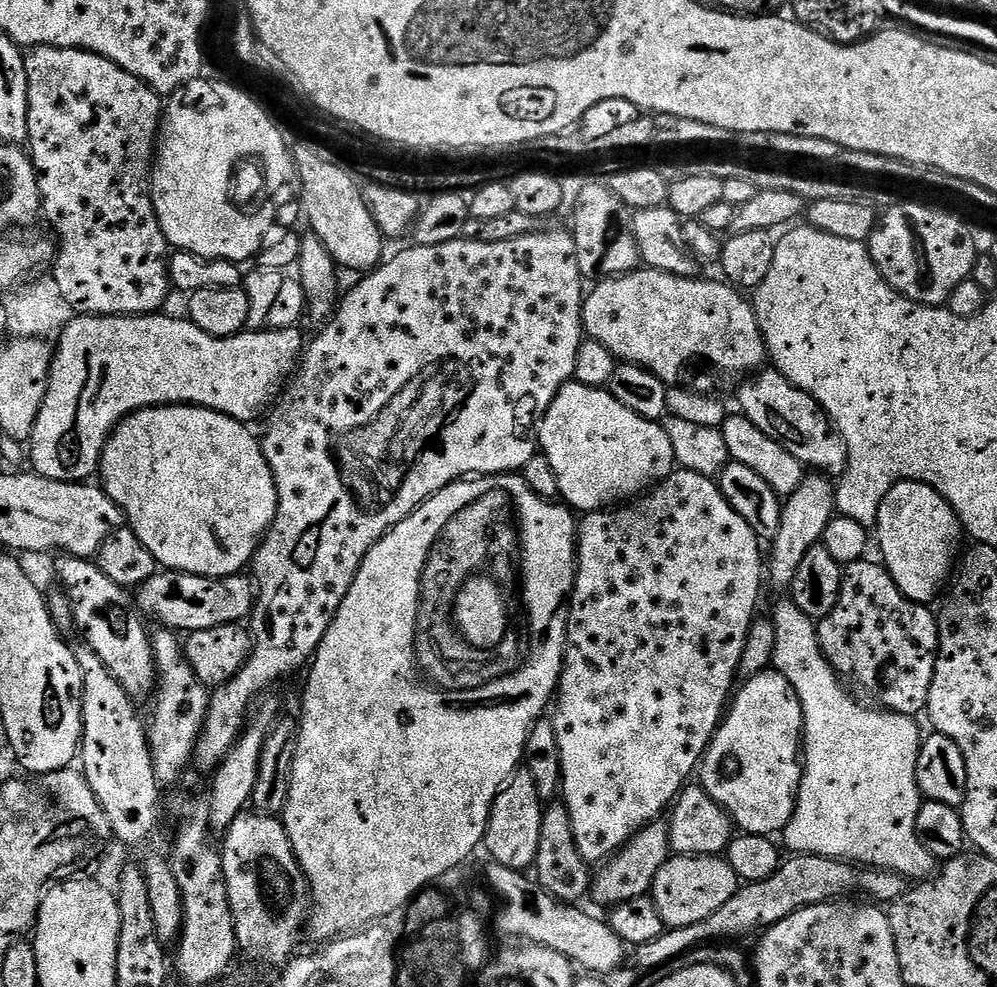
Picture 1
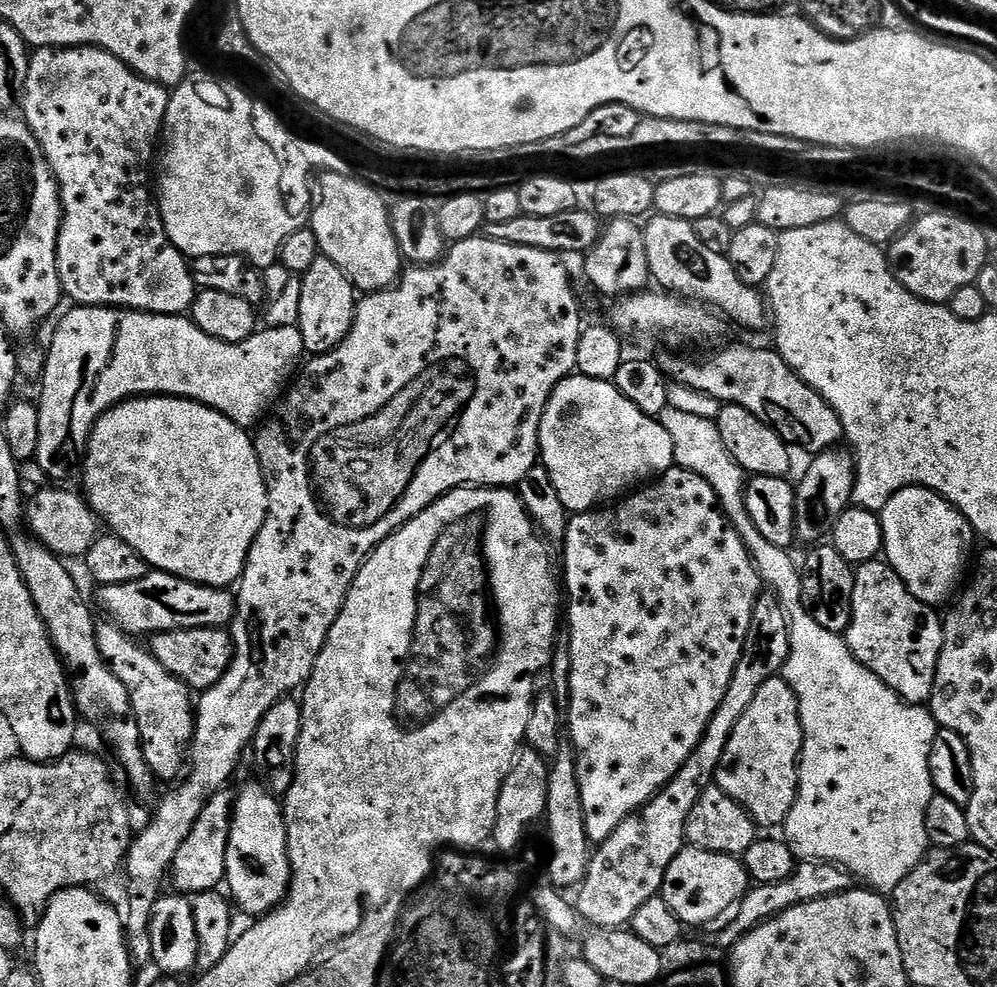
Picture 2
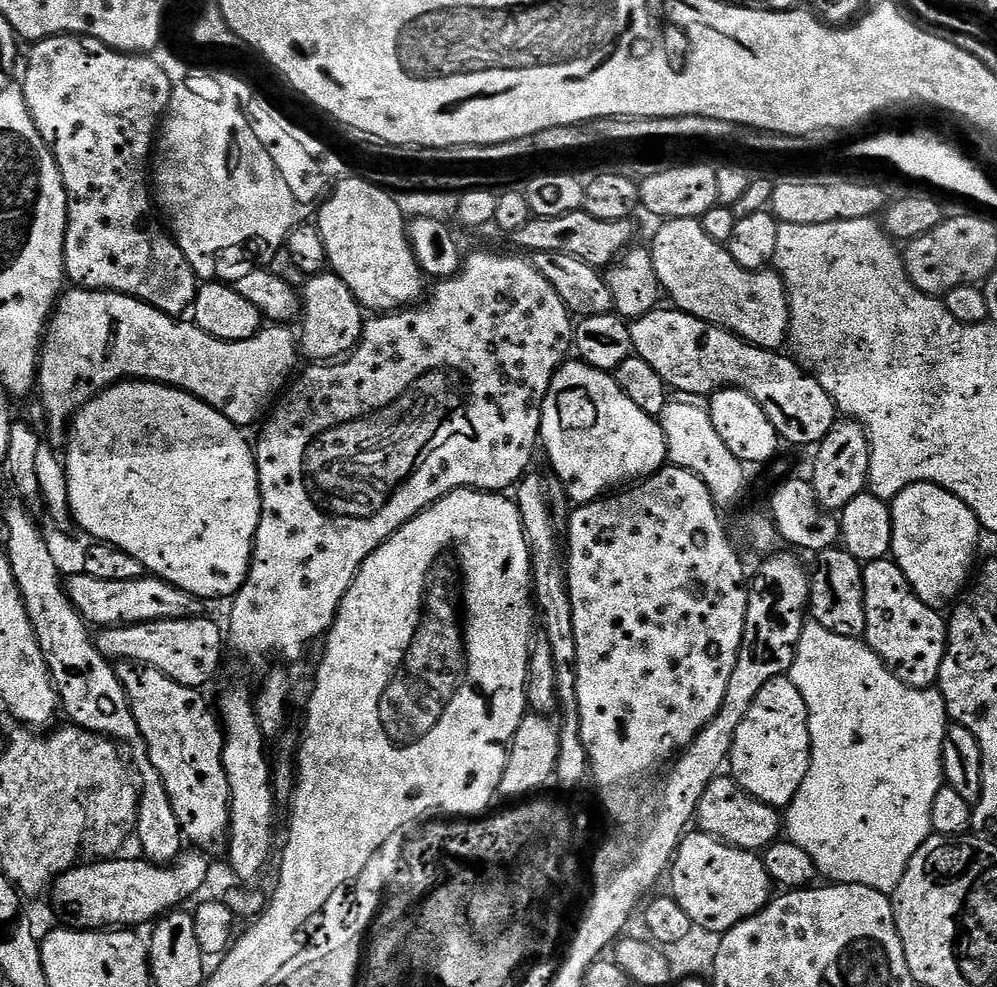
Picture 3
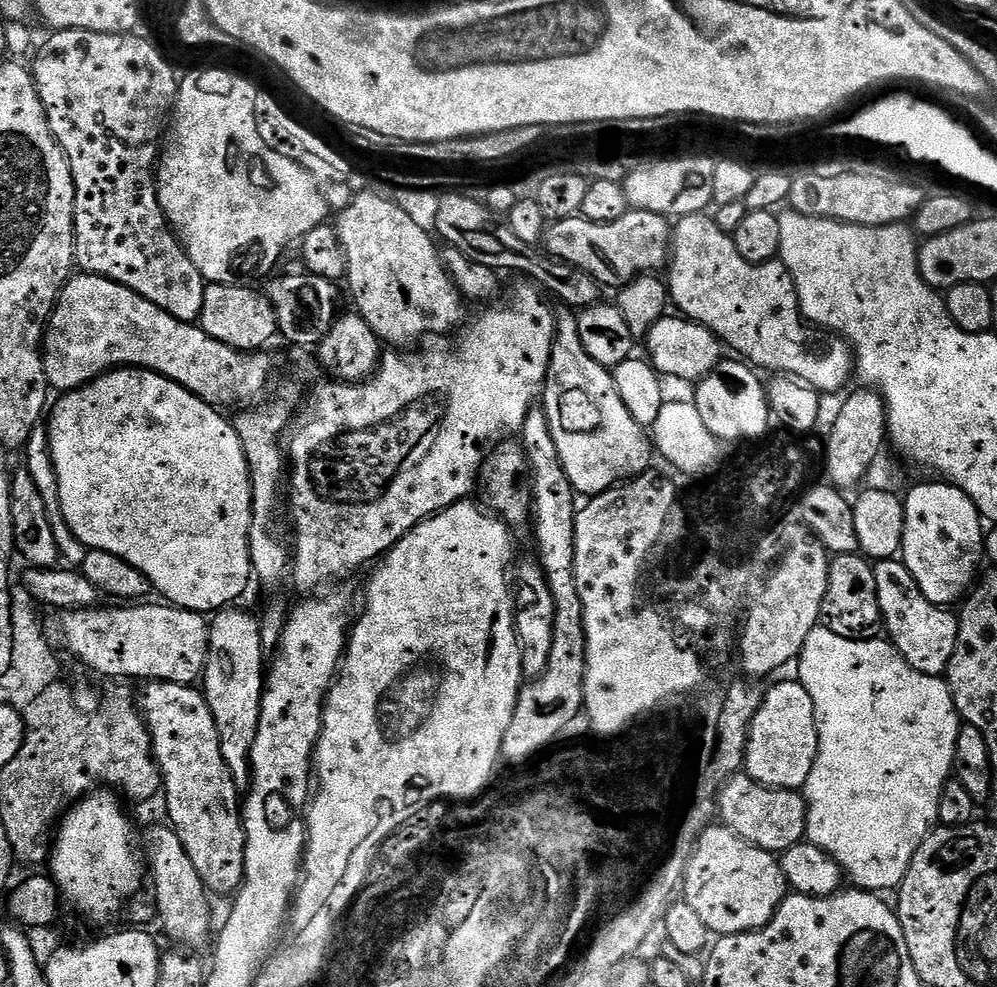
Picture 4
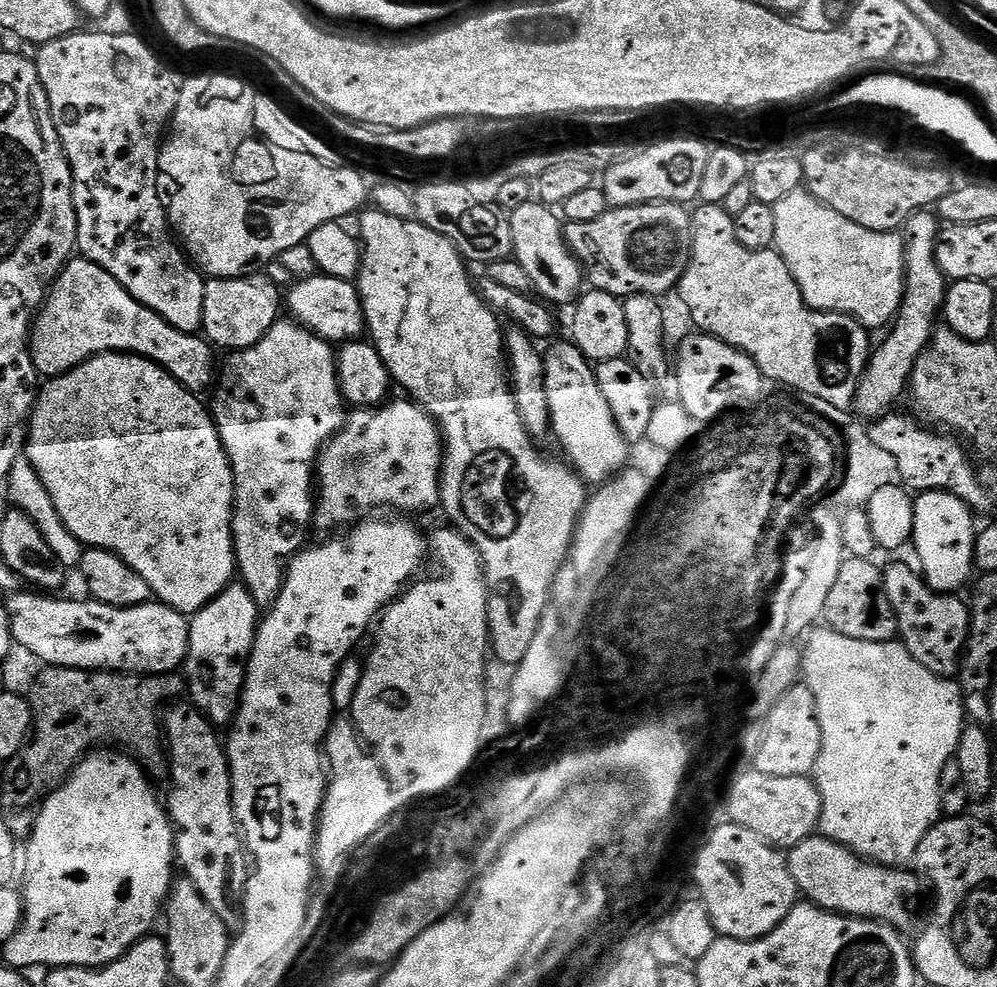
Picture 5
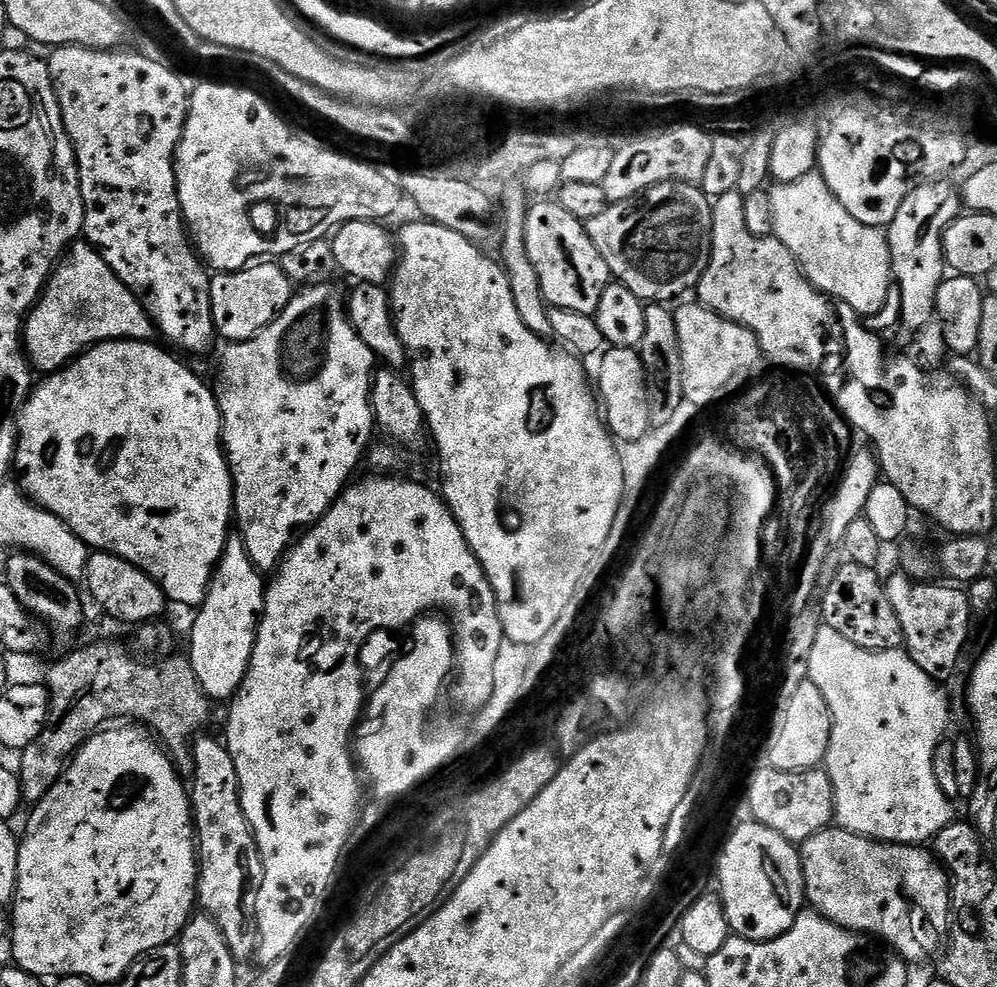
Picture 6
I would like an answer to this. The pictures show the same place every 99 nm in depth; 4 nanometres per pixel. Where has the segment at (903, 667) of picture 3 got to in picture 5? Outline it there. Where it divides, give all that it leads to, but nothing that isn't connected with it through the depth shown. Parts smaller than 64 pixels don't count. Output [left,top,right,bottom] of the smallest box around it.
[883,564,972,677]

